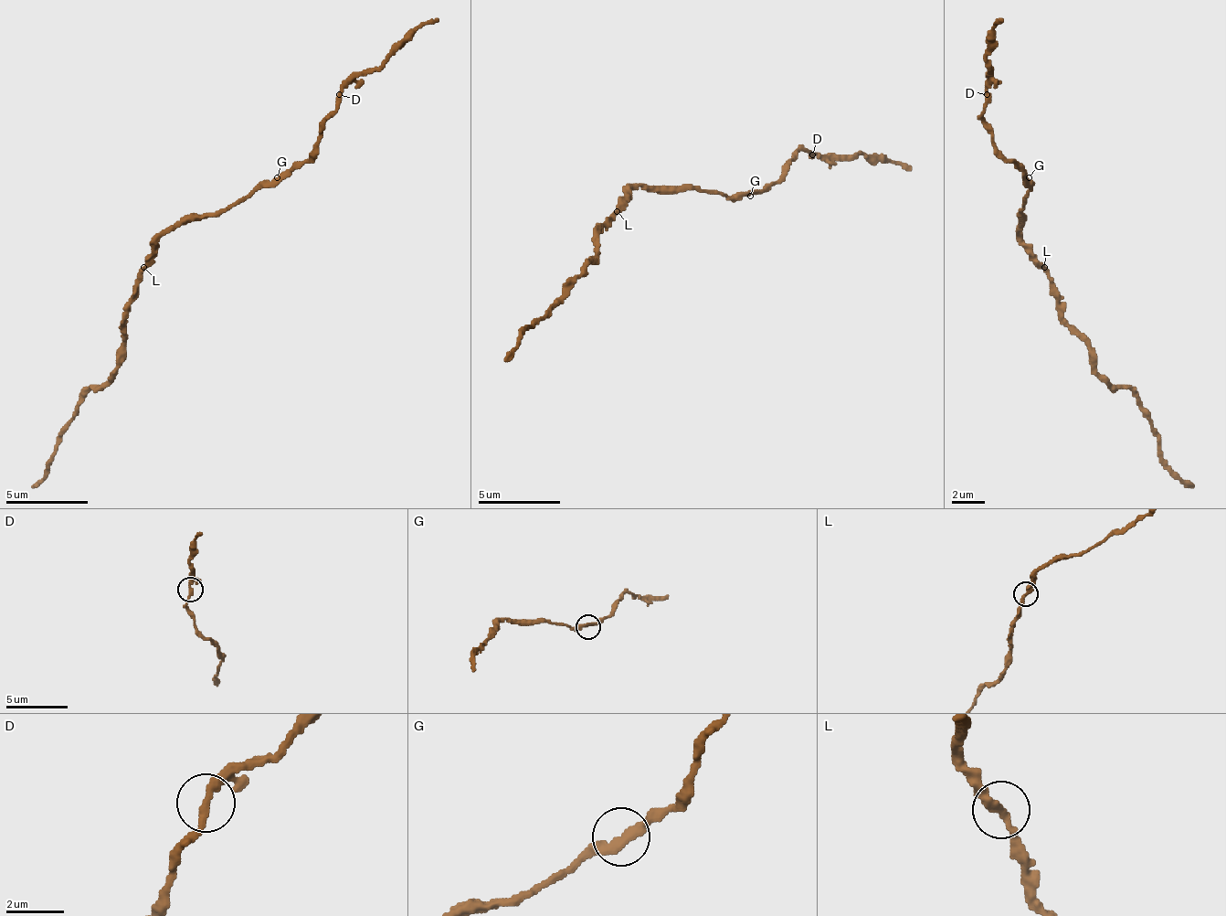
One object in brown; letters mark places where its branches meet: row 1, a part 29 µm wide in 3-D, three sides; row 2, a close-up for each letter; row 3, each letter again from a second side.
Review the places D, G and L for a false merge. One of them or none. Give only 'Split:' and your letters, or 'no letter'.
Split: no letter

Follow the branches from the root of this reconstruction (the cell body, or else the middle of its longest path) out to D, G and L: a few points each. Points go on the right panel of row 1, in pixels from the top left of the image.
D: (1020, 227), (1020, 210), (1029, 189), (1024, 186), (1024, 173), (991, 140), (991, 127), (983, 119), (987, 94)
G: (1020, 227), (1020, 210), (1029, 194), (1029, 177)
L: (1020, 227), (1020, 243), (1045, 268)

